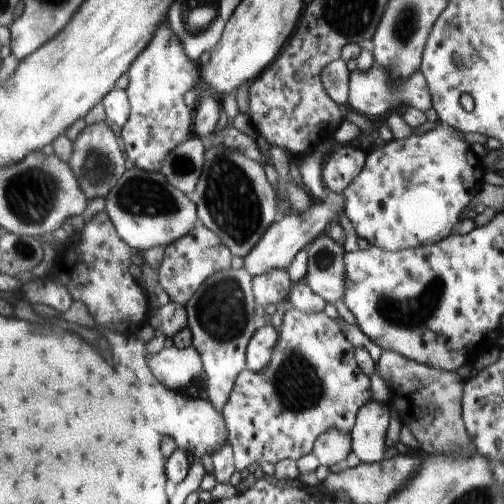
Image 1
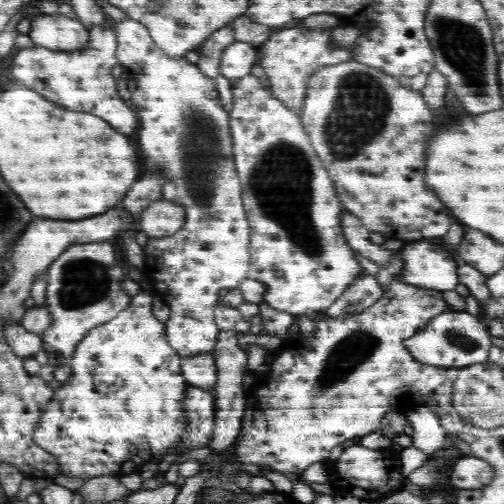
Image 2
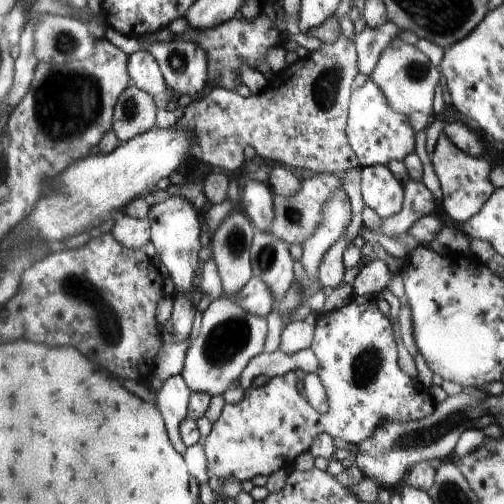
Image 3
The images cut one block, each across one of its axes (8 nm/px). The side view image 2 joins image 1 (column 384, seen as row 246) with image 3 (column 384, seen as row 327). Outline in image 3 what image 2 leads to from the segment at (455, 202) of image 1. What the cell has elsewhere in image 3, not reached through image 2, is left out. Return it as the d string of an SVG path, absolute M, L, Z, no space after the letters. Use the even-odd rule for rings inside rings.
M387 166L361 168L363 202L381 214L381 218L399 216L405 208L405 184L401 184Z

